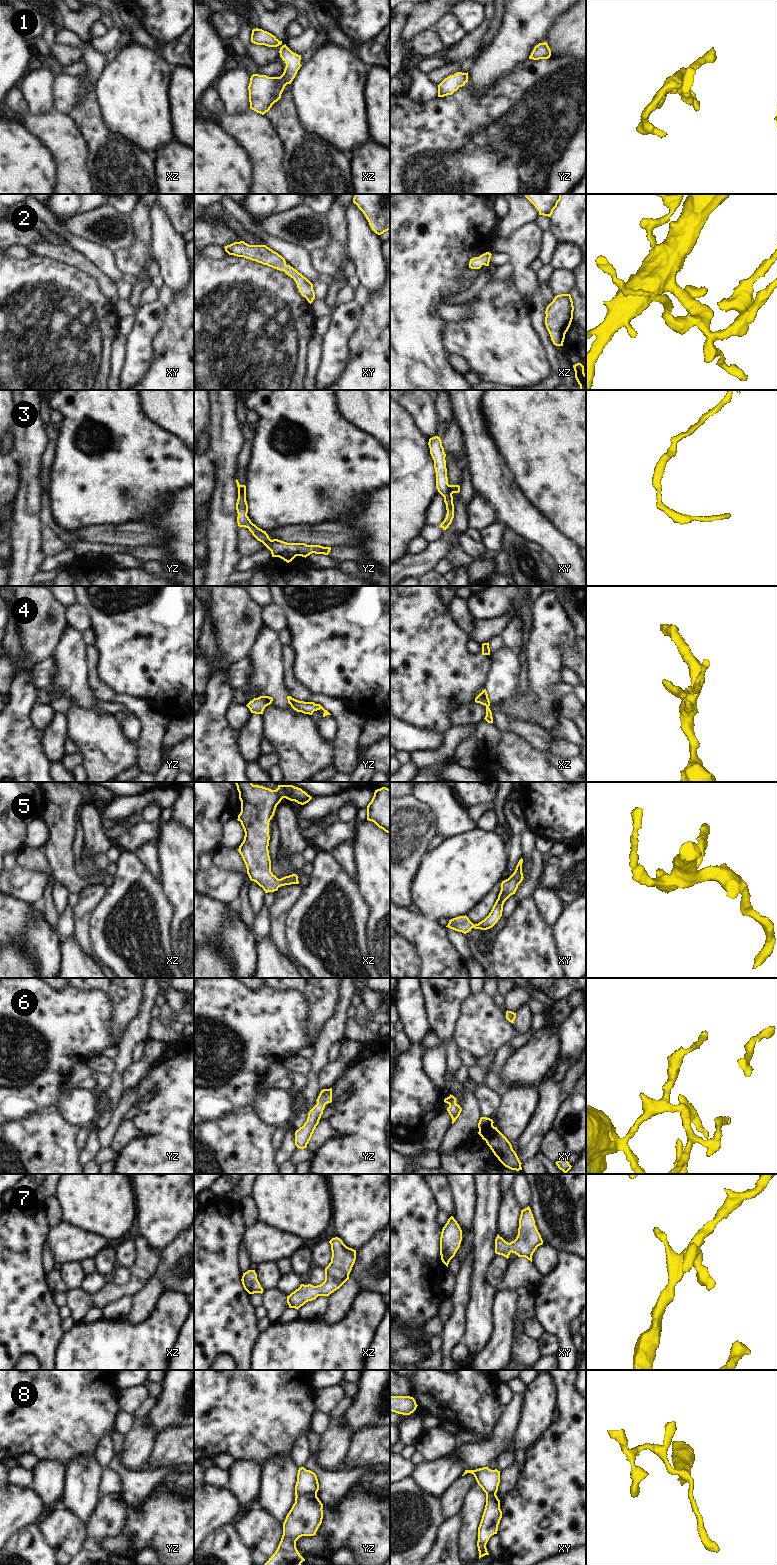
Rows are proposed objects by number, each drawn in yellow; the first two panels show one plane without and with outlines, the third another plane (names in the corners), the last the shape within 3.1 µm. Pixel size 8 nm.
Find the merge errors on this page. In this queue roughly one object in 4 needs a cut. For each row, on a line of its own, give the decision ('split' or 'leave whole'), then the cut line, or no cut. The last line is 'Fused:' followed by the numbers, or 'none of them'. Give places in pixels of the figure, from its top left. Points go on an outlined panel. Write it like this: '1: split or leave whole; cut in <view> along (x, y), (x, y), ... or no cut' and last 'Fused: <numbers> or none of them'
1: leave whole; no cut
2: leave whole; no cut
3: leave whole; no cut
4: leave whole; no cut
5: leave whole; no cut
6: leave whole; no cut
7: leave whole; no cut
8: split; cut in yz along (316, 1493), (302, 1493), (296, 1496)
Fused: 8

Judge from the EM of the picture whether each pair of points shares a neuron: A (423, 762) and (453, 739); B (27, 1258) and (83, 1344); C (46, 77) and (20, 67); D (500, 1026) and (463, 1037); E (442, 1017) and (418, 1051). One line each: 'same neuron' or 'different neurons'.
A: same neuron
B: different neurons
C: different neurons
D: same neuron
E: different neurons

